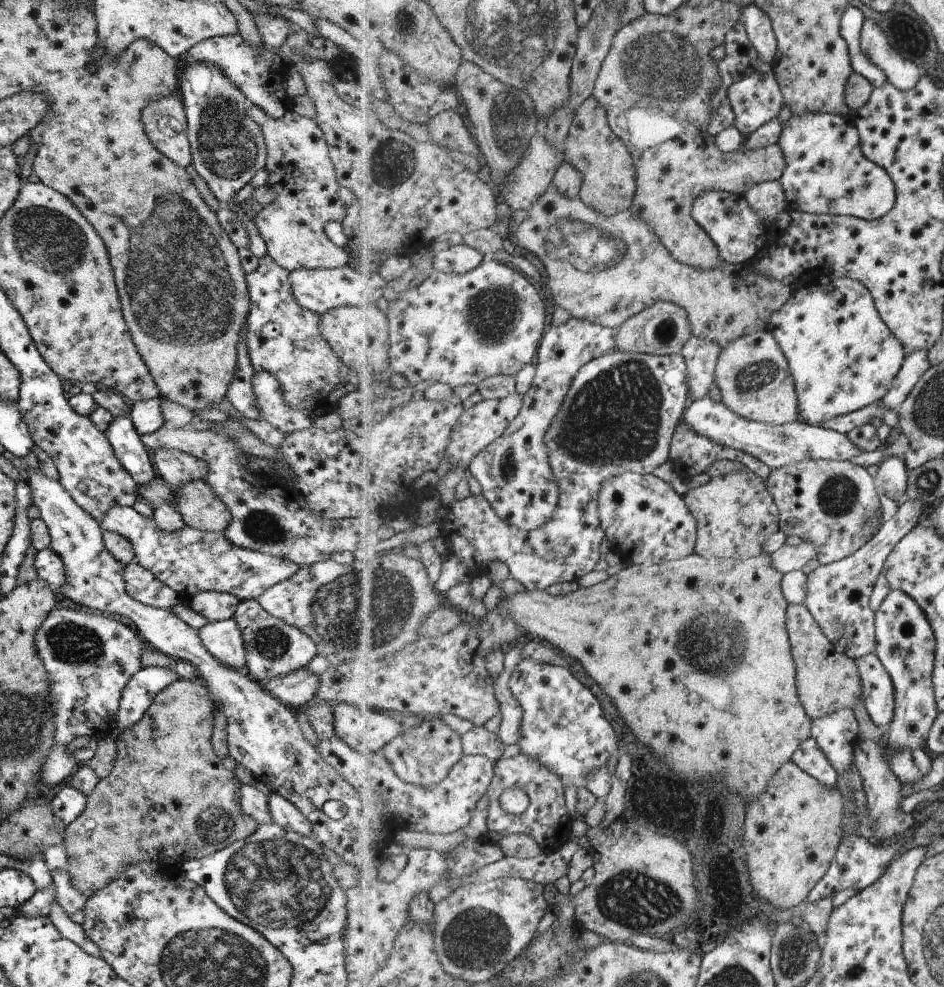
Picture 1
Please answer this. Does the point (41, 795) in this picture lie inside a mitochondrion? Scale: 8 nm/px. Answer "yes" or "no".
no

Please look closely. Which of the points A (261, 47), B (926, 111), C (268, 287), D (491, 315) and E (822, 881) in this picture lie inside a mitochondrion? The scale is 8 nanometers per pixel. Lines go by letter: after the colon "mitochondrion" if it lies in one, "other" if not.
A: other
B: other
C: other
D: mitochondrion
E: other

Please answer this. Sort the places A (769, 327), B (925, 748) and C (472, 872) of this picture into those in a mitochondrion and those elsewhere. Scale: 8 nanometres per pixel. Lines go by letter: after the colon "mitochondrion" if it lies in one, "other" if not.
A: other
B: other
C: other

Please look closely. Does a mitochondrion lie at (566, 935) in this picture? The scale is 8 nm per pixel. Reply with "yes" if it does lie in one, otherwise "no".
no

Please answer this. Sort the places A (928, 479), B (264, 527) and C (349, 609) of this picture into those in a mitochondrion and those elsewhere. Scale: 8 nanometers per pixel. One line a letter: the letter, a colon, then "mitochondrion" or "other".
A: mitochondrion
B: mitochondrion
C: mitochondrion

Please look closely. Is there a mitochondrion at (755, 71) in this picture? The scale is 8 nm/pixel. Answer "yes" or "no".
no

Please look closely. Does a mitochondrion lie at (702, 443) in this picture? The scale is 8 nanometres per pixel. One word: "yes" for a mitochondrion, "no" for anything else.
no

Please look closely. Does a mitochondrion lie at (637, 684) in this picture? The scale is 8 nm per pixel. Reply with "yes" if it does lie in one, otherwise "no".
no

